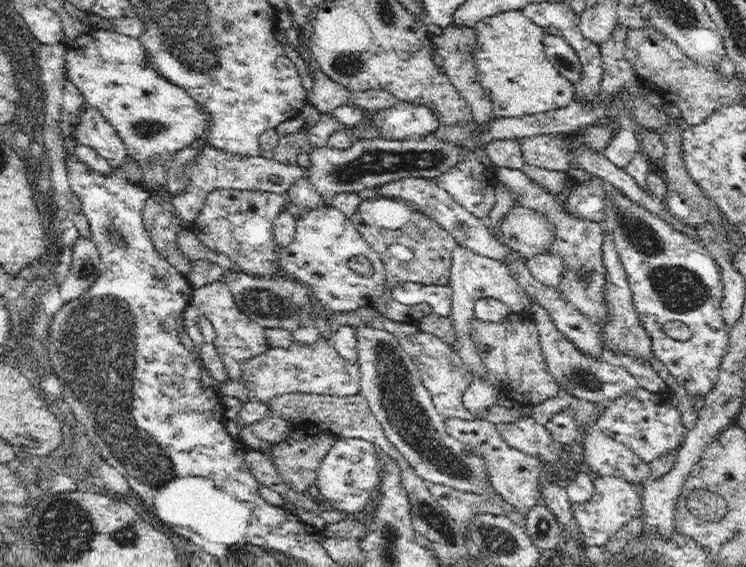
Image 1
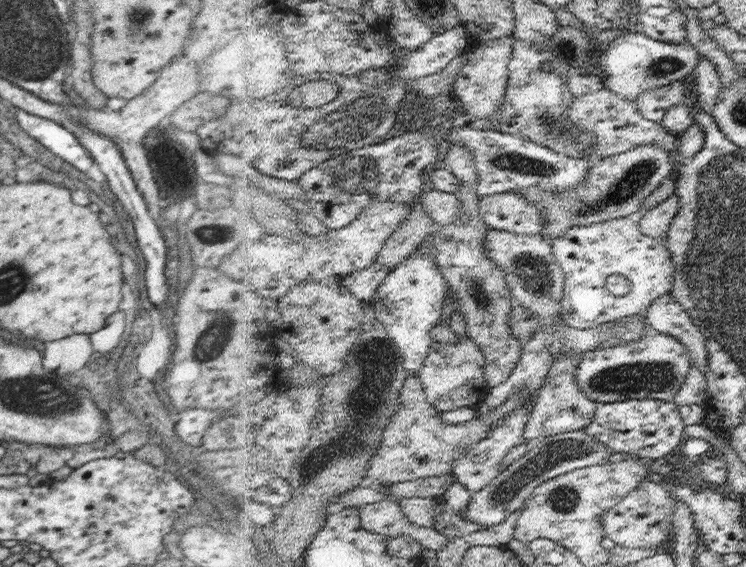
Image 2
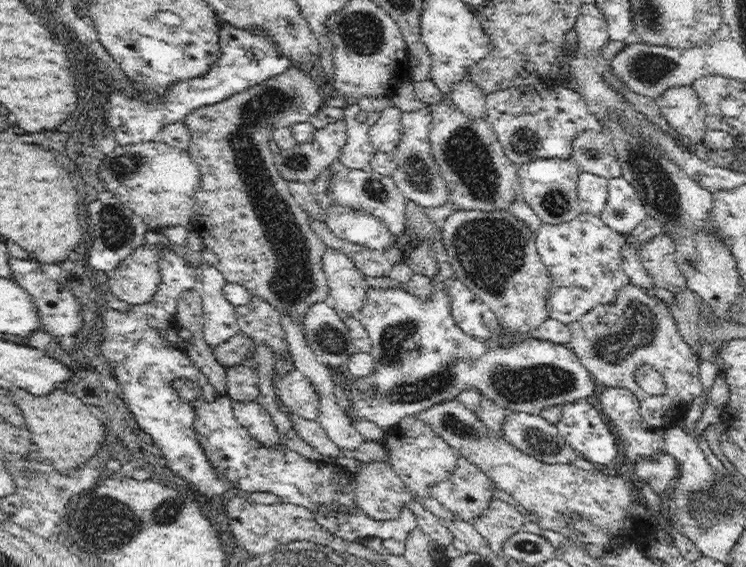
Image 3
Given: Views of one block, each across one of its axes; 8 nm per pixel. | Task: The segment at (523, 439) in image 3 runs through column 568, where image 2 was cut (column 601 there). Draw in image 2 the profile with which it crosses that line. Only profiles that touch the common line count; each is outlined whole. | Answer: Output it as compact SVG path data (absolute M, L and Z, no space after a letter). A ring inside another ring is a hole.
M585 429L546 437L543 441L533 444L532 450L524 458L503 469L500 476L484 490L472 495L464 517L485 527L502 524L508 516L512 516L516 510L526 505L535 490L546 481L579 468L608 463L610 456L615 453L614 449L599 442L597 438L585 432Z

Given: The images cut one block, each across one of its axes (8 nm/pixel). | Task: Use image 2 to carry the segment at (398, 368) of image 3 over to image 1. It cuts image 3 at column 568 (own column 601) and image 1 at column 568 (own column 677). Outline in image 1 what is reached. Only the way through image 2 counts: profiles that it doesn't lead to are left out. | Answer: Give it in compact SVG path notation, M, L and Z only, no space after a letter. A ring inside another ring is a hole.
M531 306L531 320L539 331L540 354L543 356L546 373L558 385L559 390L569 394L575 402L583 400L590 404L602 404L604 400L612 400L624 391L636 388L636 383L629 372L619 362L608 356L590 355L582 351L572 340L563 334L544 309Z

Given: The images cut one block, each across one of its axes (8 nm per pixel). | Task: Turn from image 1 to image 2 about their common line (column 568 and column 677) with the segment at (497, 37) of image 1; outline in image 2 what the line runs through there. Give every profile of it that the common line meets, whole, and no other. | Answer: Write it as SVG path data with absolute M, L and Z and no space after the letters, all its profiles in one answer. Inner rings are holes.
M692 72L683 80L679 80L679 82L641 94L637 100L640 112L643 112L644 116L647 116L650 120L663 124L667 112L672 107L688 100L687 96L685 96L685 90L690 83L694 82L695 76L693 76Z

